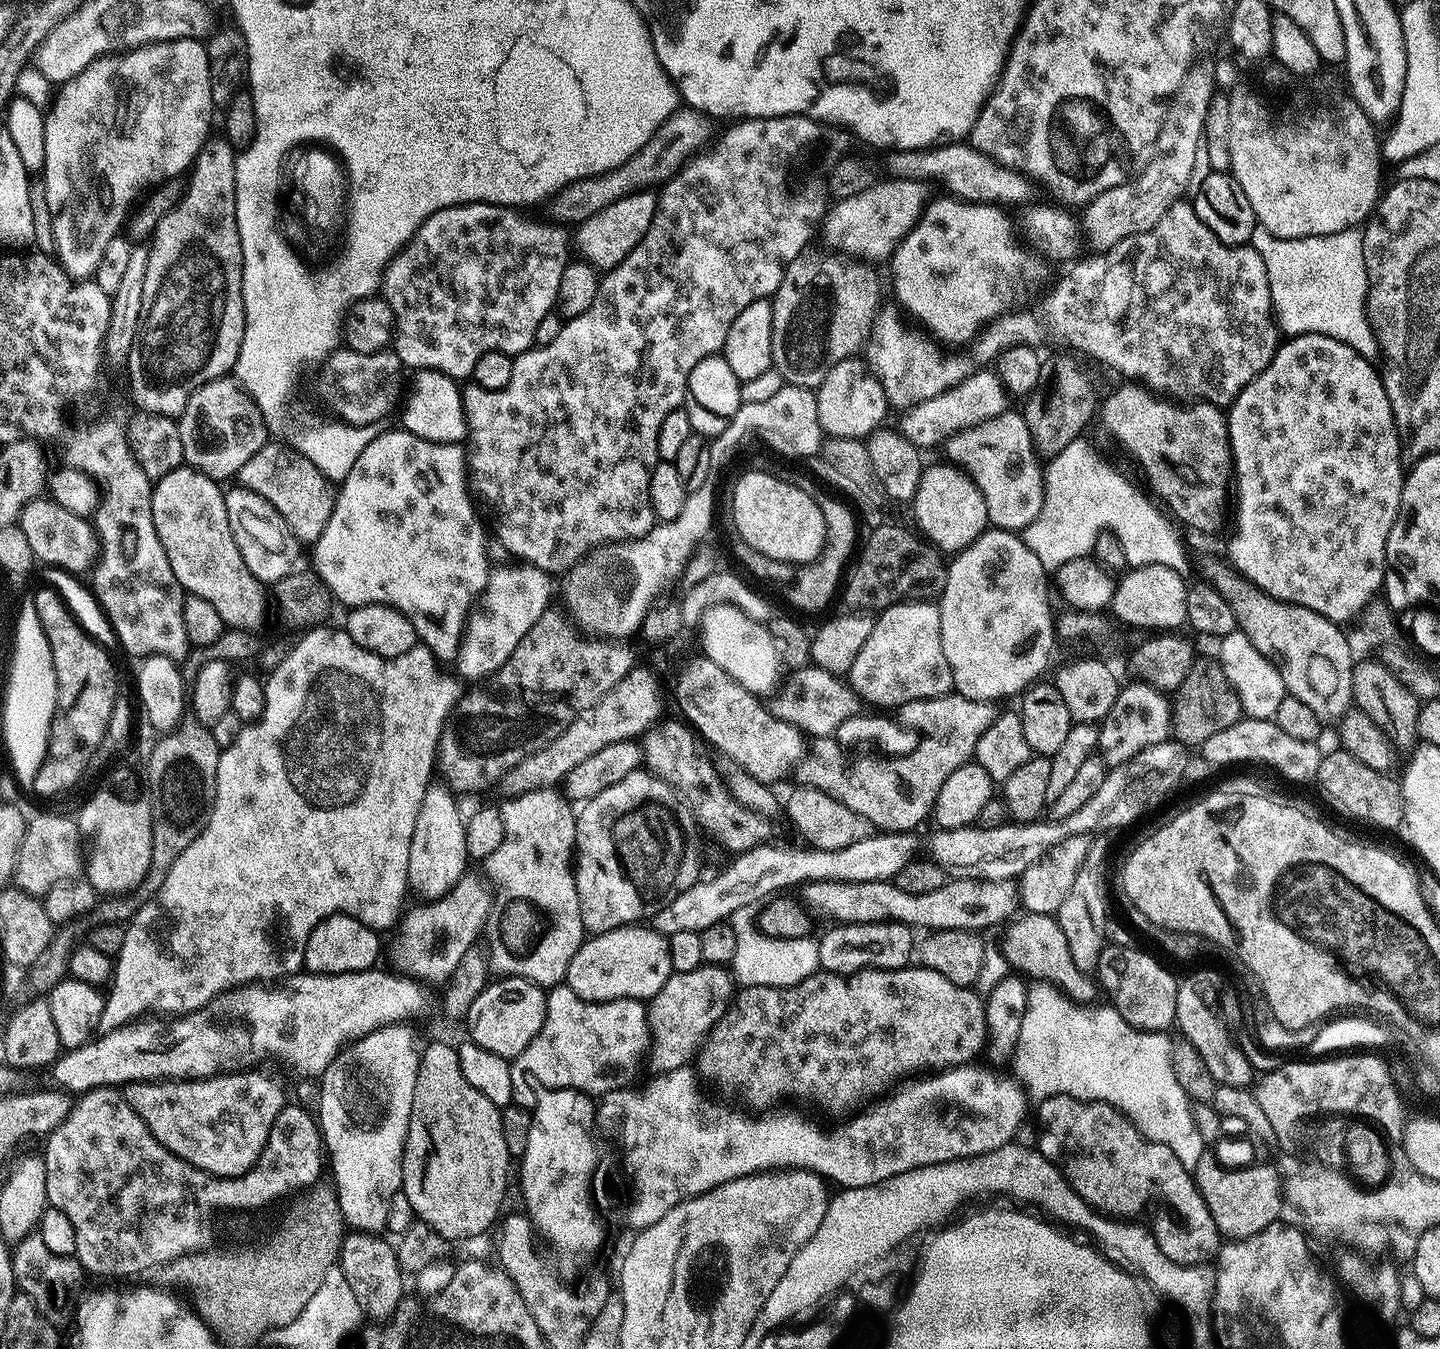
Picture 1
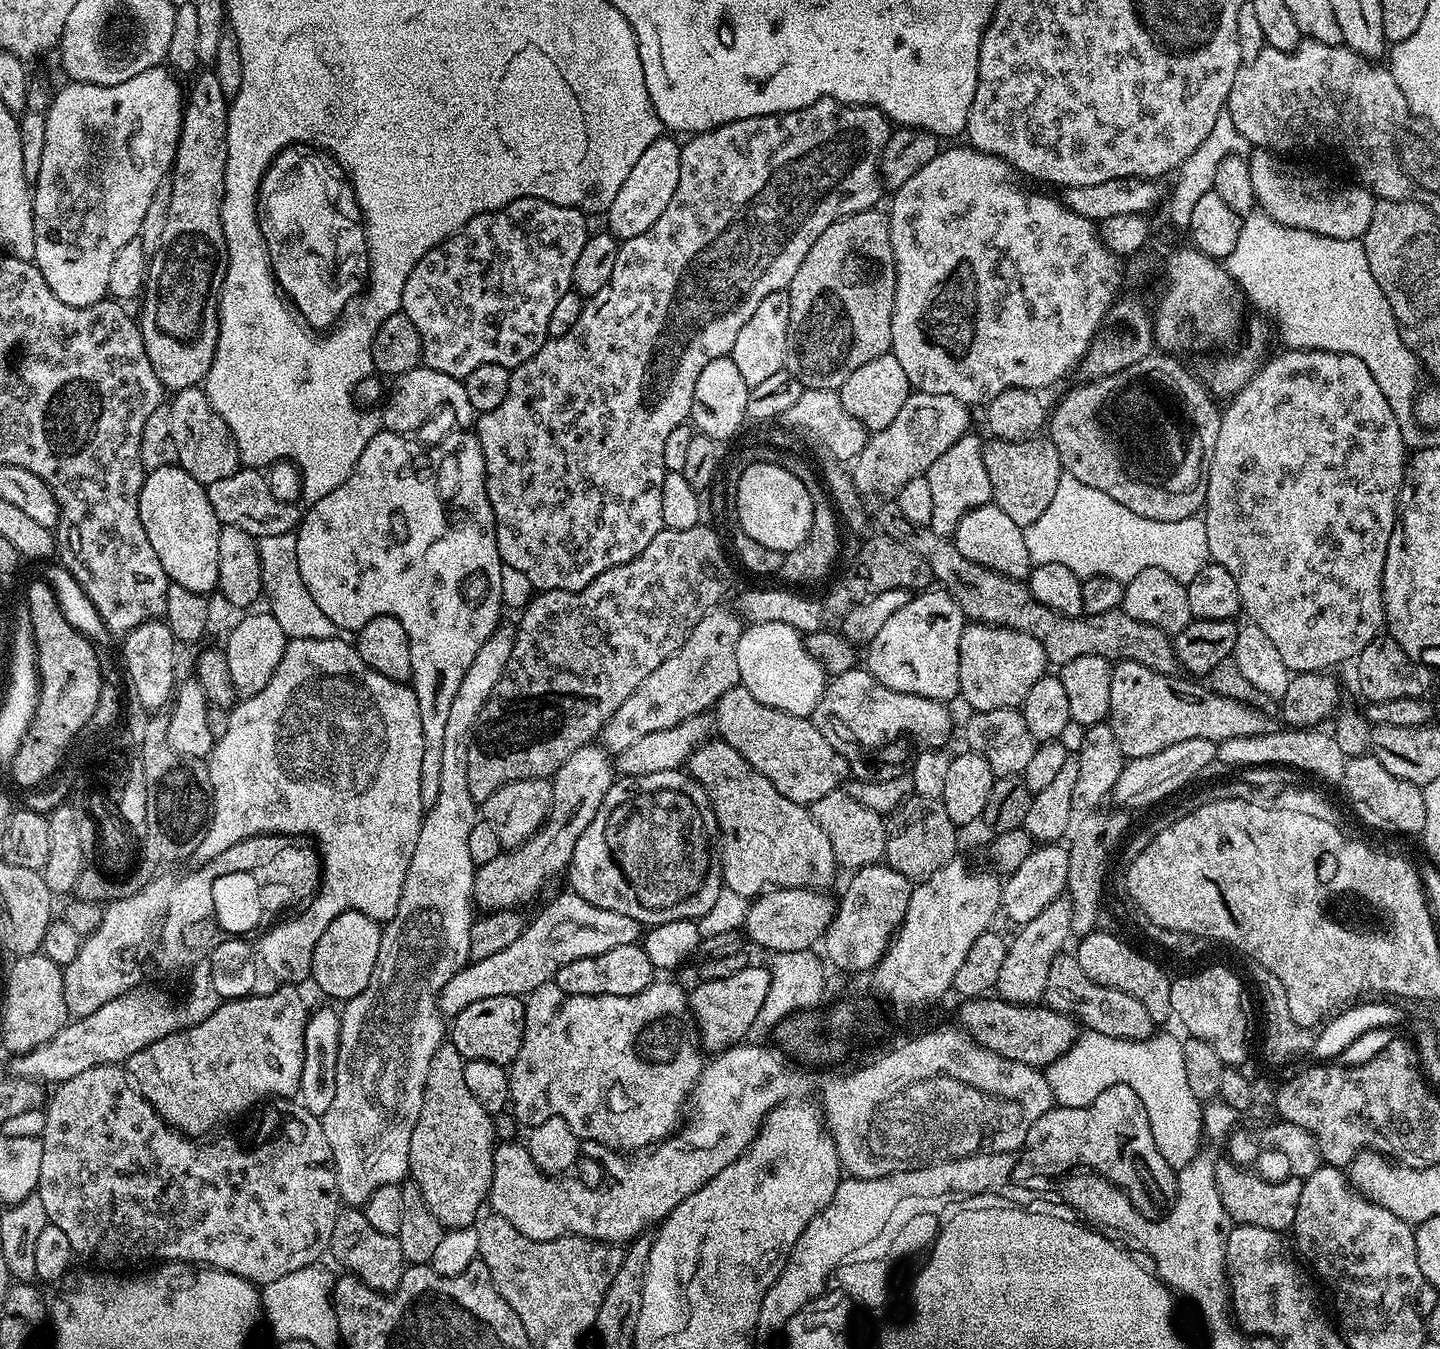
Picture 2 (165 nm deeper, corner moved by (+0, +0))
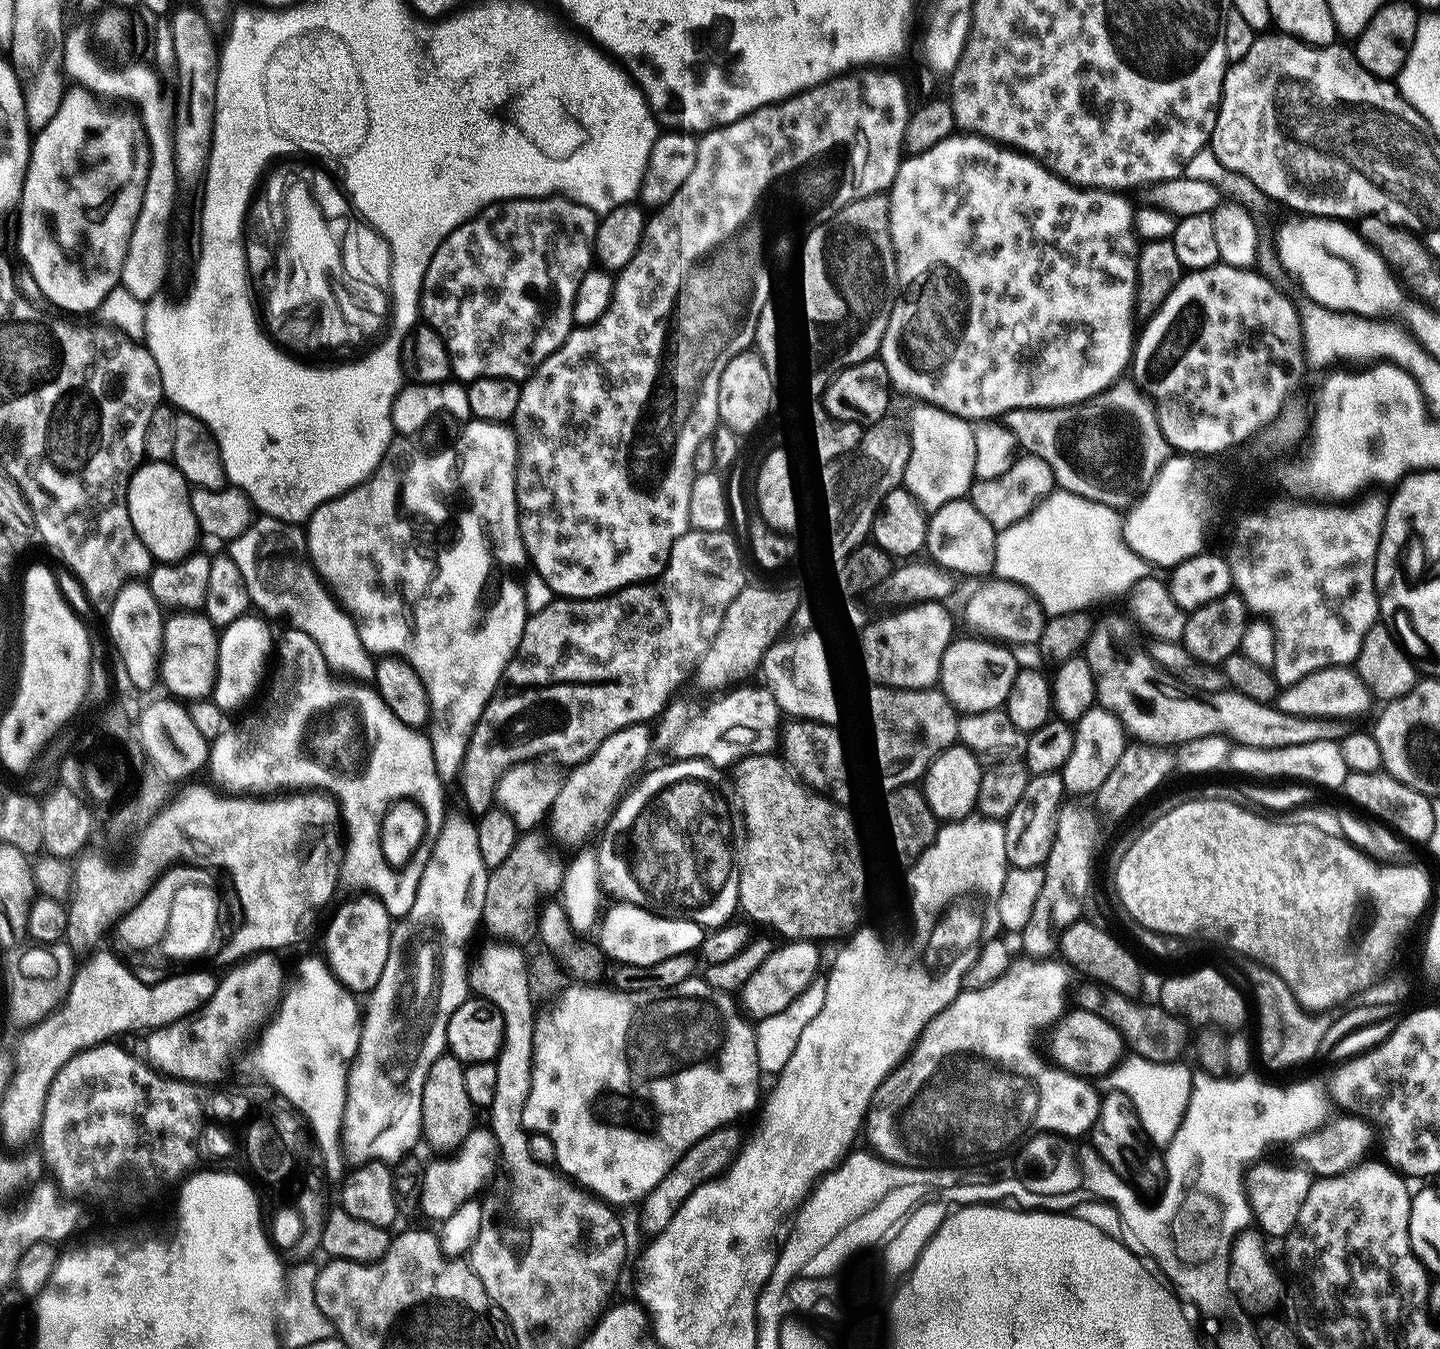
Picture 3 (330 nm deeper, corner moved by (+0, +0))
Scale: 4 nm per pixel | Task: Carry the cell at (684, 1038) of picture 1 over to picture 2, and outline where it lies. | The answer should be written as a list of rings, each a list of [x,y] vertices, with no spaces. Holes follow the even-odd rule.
[[[749,966],[738,970],[730,978],[721,980],[700,980],[696,989],[690,992],[690,1007],[695,1027],[704,1035],[708,1043],[707,1051],[719,1054],[733,1044],[739,1044],[751,1033],[754,1018],[758,1018],[758,1010],[766,1002],[766,994],[770,990],[772,973],[767,967]]]

